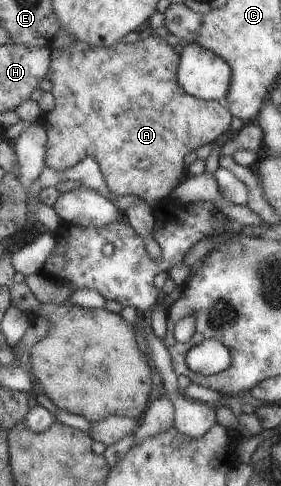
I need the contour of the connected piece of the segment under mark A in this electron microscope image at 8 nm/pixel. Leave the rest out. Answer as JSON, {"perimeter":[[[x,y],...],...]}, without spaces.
{"perimeter":[[[146,36],[135,40],[133,43],[115,42],[111,47],[95,47],[85,42],[73,42],[69,47],[50,50],[50,62],[46,77],[51,82],[51,95],[54,97],[54,107],[49,112],[43,113],[42,126],[46,131],[46,148],[44,151],[45,165],[55,171],[61,171],[68,167],[73,167],[78,161],[85,157],[93,157],[98,163],[99,171],[102,175],[105,187],[111,195],[124,196],[125,194],[134,196],[139,200],[146,201],[152,208],[161,202],[161,199],[168,197],[177,184],[182,182],[187,176],[183,157],[193,149],[197,149],[207,143],[215,142],[217,137],[229,128],[232,115],[227,111],[225,103],[219,100],[202,100],[187,95],[179,89],[175,81],[175,71],[178,71],[178,54],[171,49],[163,38]]]}

